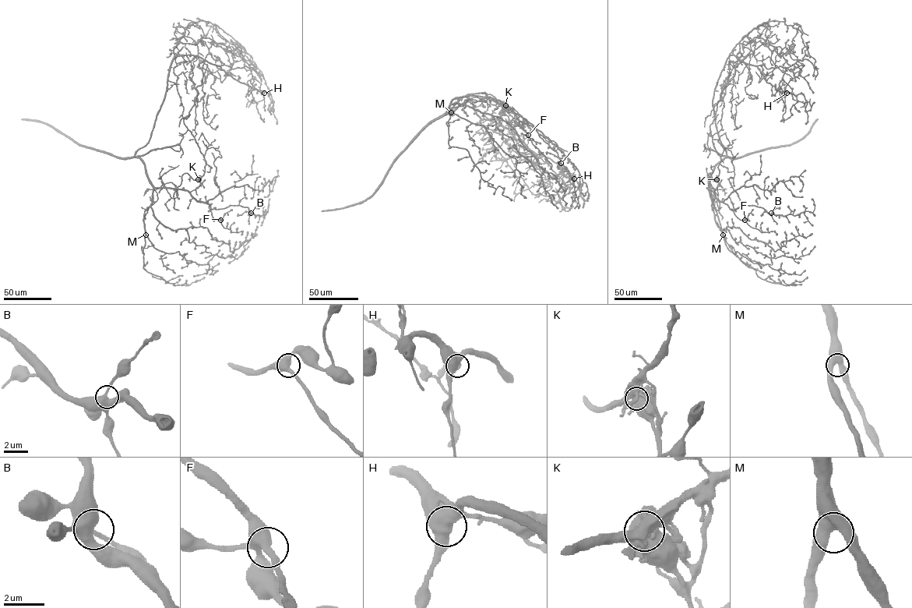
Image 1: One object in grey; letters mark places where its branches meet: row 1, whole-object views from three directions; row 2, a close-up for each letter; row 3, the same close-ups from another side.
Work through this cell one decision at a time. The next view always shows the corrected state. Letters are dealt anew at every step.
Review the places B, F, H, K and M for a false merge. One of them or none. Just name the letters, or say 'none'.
K

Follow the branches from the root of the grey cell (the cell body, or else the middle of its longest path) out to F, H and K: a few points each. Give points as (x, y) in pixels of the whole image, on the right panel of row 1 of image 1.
F: (720, 139), (727, 157), (715, 166), (707, 188), (738, 218), (744, 220)
H: (720, 139), (713, 100), (717, 79), (729, 55), (734, 55), (743, 62), (755, 65), (767, 83), (786, 93)
K: (720, 139), (727, 157), (716, 165), (710, 175), (707, 188), (713, 192), (718, 184), (716, 178)

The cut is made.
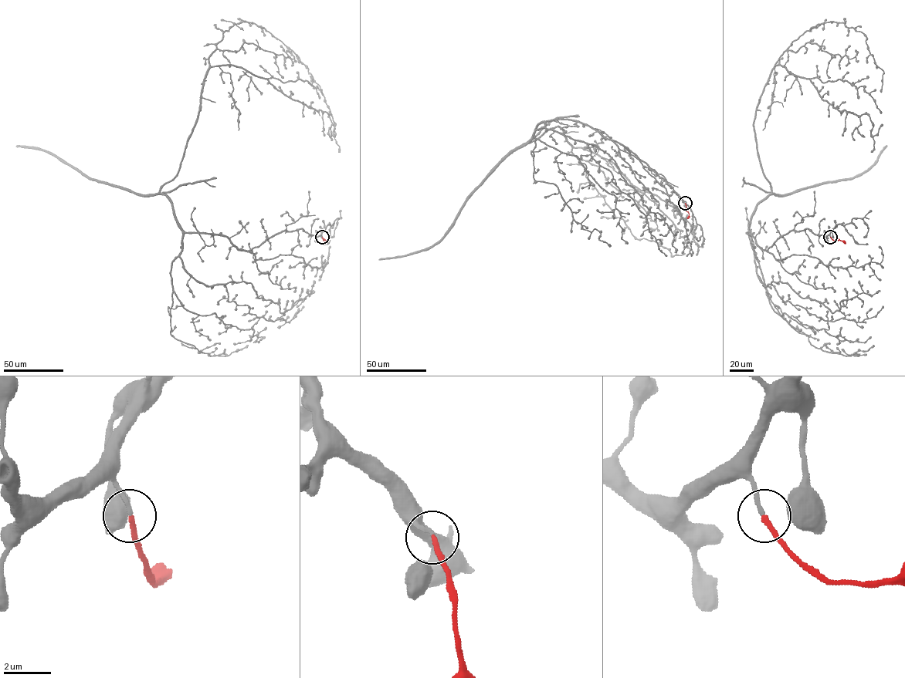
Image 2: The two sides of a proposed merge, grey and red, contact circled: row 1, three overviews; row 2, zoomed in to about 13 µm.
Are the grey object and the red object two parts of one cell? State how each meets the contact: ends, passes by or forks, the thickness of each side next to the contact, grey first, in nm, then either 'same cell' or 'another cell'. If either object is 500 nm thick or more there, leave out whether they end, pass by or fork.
grey passes by; red ends; calibres 110 and 190 nm; same cell

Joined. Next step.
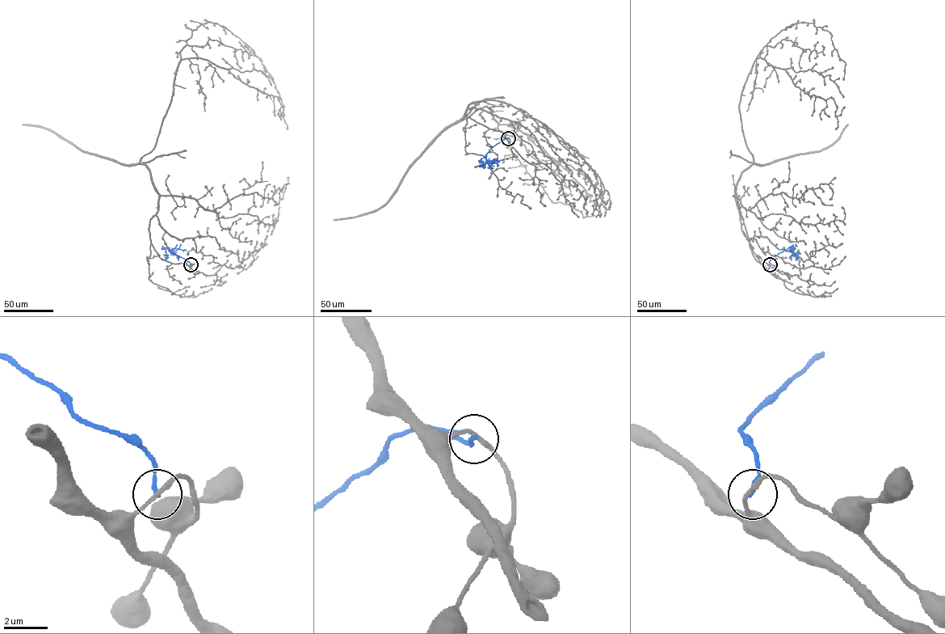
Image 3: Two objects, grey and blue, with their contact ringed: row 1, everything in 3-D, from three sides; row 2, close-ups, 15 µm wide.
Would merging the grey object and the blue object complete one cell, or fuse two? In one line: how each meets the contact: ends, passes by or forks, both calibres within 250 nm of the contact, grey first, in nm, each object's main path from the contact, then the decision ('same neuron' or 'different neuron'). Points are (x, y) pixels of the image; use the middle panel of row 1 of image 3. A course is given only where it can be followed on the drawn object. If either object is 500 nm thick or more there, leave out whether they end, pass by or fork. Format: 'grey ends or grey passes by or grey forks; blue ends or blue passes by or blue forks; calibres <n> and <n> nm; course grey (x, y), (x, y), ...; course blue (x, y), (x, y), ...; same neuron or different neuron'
grey passes by; blue ends; calibres 180 and 190 nm; course grey (508, 138), (466, 116), (476, 102), (455, 122), (486, 107), (500, 124), (529, 134), (588, 177), (609, 207); course blue (508, 138), (497, 143), (480, 162), (478, 161), (481, 160), (485, 166), (478, 165); different neuron

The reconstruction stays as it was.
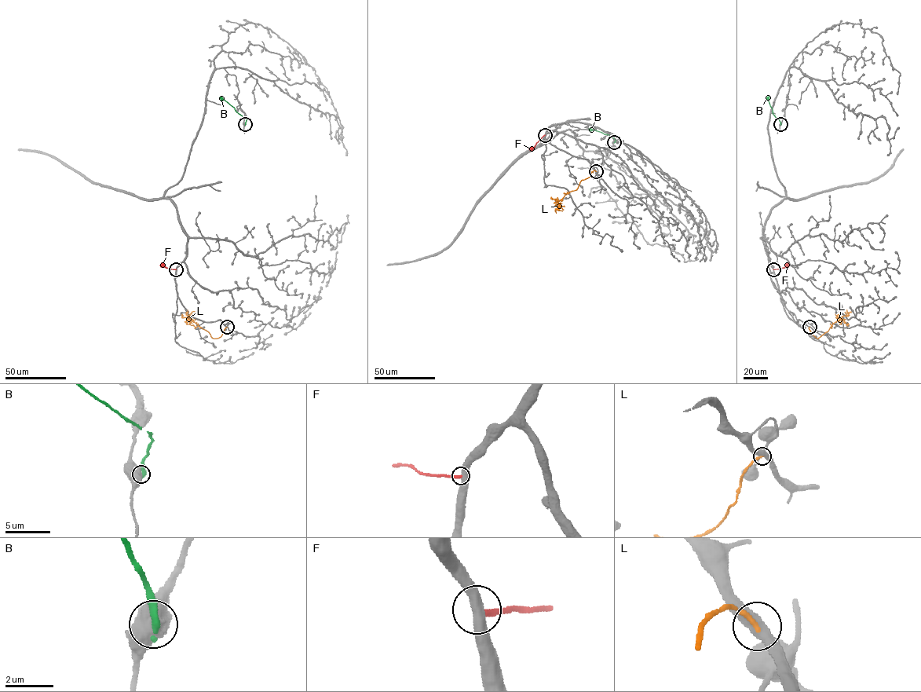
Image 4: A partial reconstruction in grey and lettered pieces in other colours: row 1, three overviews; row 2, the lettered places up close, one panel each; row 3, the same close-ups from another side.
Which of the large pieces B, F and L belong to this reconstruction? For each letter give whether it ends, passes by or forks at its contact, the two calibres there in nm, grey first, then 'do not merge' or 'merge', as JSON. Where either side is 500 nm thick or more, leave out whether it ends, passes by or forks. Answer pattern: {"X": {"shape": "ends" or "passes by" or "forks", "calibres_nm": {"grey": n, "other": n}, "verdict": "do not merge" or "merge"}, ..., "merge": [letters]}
{"B": {"calibres_nm": {"grey": 900, "other": 340}, "verdict": "do not merge"}, "F": {"shape": "ends", "calibres_nm": {"grey": 480, "other": 200}, "verdict": "do not merge"}, "L": {"shape": "ends", "calibres_nm": {"grey": 480, "other": 190}, "verdict": "do not merge"}, "merge": []}

